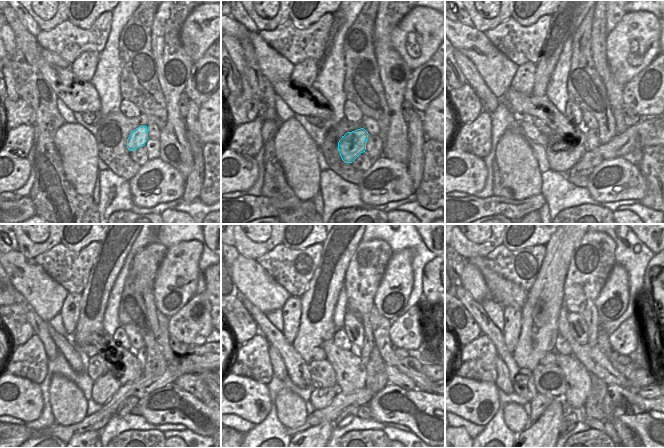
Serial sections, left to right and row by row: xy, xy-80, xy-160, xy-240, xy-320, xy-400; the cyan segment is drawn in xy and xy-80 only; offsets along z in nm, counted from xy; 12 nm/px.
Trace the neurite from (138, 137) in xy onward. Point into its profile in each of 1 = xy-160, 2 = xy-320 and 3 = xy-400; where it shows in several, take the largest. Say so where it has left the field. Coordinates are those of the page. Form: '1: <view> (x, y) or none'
1: xy-160 (562, 157)
2: xy-320 (320, 398)
3: xy-400 (541, 402)

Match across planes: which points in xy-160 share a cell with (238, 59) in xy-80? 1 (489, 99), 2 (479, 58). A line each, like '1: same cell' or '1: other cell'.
1: same cell
2: other cell

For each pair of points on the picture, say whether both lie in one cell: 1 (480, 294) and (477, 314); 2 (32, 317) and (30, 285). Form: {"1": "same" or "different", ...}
{"1": "different", "2": "different"}

